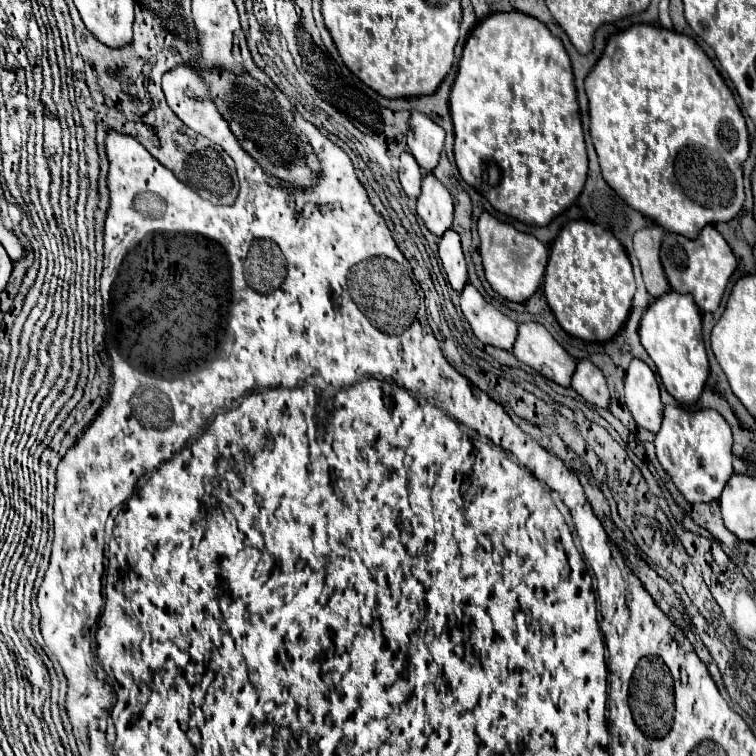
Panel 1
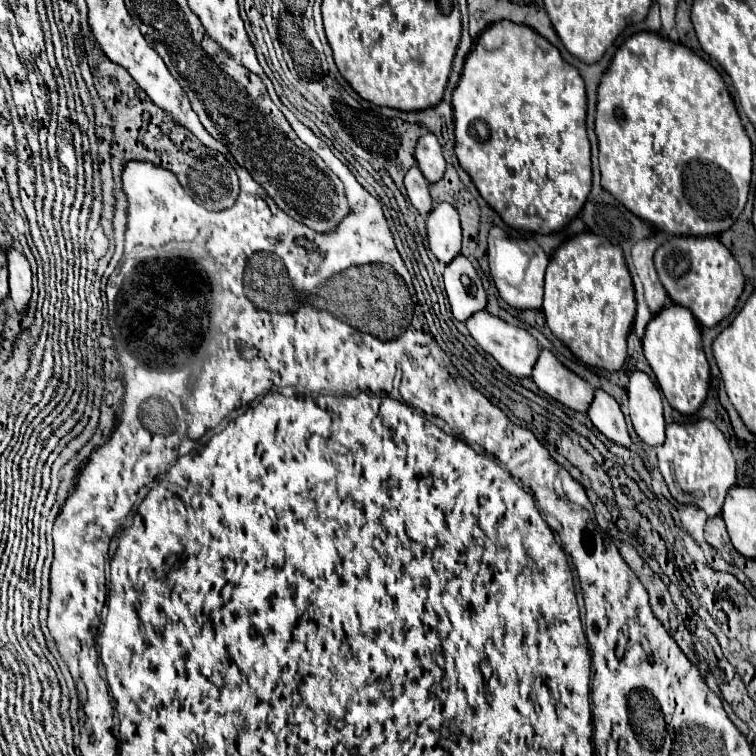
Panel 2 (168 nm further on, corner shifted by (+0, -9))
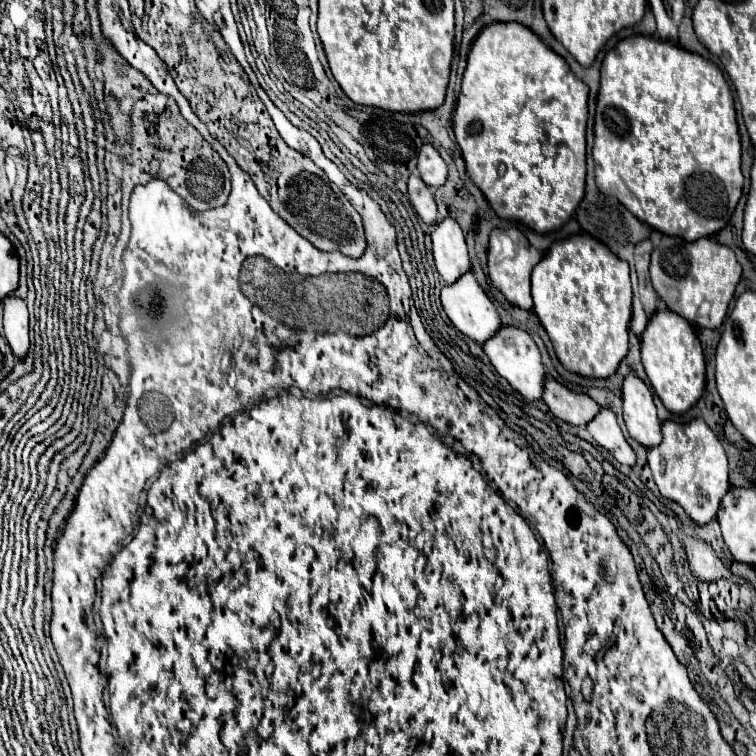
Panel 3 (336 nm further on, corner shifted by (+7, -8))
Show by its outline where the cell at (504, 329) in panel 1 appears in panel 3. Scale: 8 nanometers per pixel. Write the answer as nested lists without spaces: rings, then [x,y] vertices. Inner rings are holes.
[[[502,326],[492,338],[484,342],[482,348],[484,348],[484,354],[490,358],[490,362],[494,364],[494,368],[498,370],[498,374],[506,378],[516,392],[520,392],[528,400],[542,398],[542,380],[546,370],[540,360],[540,350],[528,332],[514,326]]]

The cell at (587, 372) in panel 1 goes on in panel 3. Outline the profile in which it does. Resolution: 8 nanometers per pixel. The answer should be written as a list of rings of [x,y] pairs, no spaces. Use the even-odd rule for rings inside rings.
[[[600,408],[600,412],[596,414],[596,418],[592,418],[586,424],[586,430],[590,432],[590,436],[594,438],[596,444],[600,444],[602,448],[606,448],[608,452],[612,452],[612,456],[626,466],[634,466],[636,456],[634,450],[630,448],[630,444],[626,442],[616,414],[610,408]]]

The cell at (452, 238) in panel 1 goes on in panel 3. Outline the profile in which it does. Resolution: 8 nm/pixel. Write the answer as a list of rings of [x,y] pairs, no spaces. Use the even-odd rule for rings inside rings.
[[[466,272],[454,284],[444,286],[440,298],[452,324],[480,344],[484,344],[488,336],[502,326],[494,304],[478,286],[472,272]]]

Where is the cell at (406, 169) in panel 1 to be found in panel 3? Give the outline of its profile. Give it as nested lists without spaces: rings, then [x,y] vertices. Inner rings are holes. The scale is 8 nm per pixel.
[[[412,174],[408,178],[408,198],[410,198],[414,210],[418,212],[418,216],[426,224],[434,224],[438,220],[438,210],[436,210],[432,188],[426,186],[416,174]]]

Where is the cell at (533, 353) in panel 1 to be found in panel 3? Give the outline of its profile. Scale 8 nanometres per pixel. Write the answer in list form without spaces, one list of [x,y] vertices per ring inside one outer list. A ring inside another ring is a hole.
[[[546,374],[542,390],[544,390],[542,400],[548,404],[550,412],[568,424],[582,426],[590,422],[600,410],[600,406],[588,394],[568,390],[550,374]]]

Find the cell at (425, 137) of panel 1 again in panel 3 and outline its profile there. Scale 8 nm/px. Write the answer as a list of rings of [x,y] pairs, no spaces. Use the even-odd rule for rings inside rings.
[[[424,142],[420,148],[418,172],[420,172],[420,178],[432,188],[438,188],[446,182],[448,168],[446,168],[442,156],[438,154],[438,150],[430,142]]]

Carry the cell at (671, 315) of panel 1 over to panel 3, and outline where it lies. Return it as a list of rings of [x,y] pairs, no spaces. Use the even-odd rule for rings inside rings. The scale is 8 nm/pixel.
[[[660,310],[650,318],[646,330],[640,336],[640,342],[642,364],[656,396],[674,414],[690,410],[702,396],[706,384],[704,352],[692,324],[672,310]]]

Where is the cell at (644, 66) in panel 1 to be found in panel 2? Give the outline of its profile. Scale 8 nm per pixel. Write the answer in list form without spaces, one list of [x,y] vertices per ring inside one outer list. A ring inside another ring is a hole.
[[[635,33],[631,35],[615,53],[609,69],[605,71],[601,85],[599,85],[599,99],[597,99],[597,117],[595,117],[595,133],[599,139],[599,167],[601,167],[601,185],[611,191],[615,199],[619,199],[631,213],[639,215],[643,221],[653,223],[657,229],[669,233],[669,235],[719,235],[727,231],[737,217],[741,215],[747,193],[751,185],[751,141],[741,125],[739,113],[735,109],[735,103],[727,91],[727,85],[723,77],[697,53],[693,53],[689,47],[681,43],[667,41],[661,35],[655,33]]]

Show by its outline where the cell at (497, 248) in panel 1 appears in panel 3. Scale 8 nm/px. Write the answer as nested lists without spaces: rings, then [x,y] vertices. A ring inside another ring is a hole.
[[[512,228],[512,236],[506,230],[492,230],[490,234],[490,244],[488,244],[488,276],[492,280],[492,284],[504,294],[504,298],[524,310],[532,308],[532,296],[530,296],[530,274],[532,268],[542,260],[542,254],[530,246],[530,242],[526,240],[526,236],[518,230]],[[502,242],[512,242],[512,250],[504,250]]]

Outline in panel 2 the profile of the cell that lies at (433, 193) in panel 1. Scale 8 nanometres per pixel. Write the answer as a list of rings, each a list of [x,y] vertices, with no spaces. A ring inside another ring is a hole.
[[[439,203],[433,207],[427,219],[429,247],[439,263],[447,265],[461,253],[461,225],[453,205]]]

